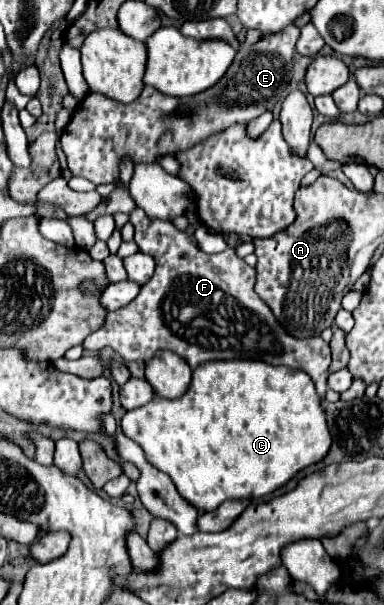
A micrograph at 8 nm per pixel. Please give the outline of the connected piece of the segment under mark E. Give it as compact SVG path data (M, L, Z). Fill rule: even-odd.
M287 26L281 30L281 34L269 34L255 42L253 46L241 46L235 60L231 62L225 76L207 92L189 96L189 98L171 98L161 94L153 86L145 86L141 98L137 102L131 102L129 106L121 106L119 102L109 102L109 98L101 98L101 94L89 94L79 102L79 106L73 112L71 122L61 134L61 150L67 156L67 166L73 176L83 176L95 186L105 182L115 182L119 178L119 164L125 158L131 158L133 164L155 164L161 156L177 156L181 150L189 150L197 146L199 142L207 140L213 134L219 134L221 130L227 130L235 124L249 124L253 118L261 116L267 110L273 110L273 106L283 100L289 92L289 84L293 78L293 56L295 56L295 42L299 38L297 26Z

